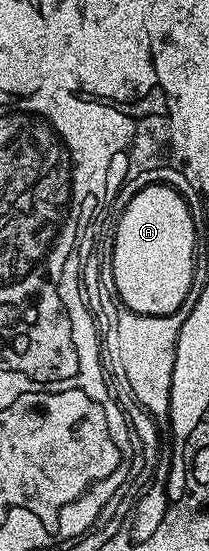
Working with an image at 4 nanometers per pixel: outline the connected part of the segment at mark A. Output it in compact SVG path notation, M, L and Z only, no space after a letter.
M145 190L129 206L129 214L121 222L121 238L117 238L117 286L121 286L125 302L137 310L149 310L149 314L173 310L189 286L189 250L193 250L193 230L189 230L189 214L185 214L181 198L169 190Z

